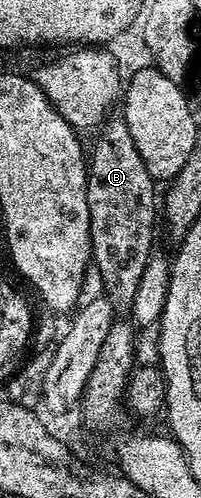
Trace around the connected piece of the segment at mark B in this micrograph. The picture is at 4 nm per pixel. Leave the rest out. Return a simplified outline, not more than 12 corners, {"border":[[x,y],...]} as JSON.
{"border":[[124,118],[87,170],[92,266],[128,312],[154,254],[159,191]]}

